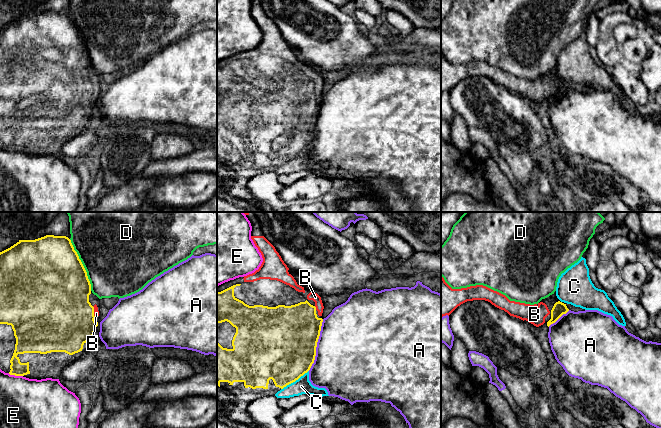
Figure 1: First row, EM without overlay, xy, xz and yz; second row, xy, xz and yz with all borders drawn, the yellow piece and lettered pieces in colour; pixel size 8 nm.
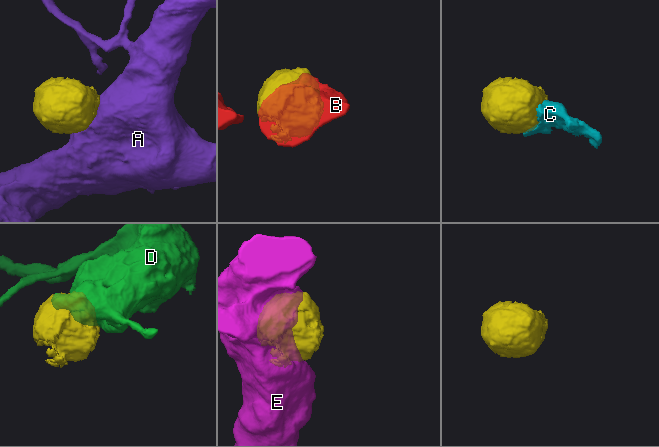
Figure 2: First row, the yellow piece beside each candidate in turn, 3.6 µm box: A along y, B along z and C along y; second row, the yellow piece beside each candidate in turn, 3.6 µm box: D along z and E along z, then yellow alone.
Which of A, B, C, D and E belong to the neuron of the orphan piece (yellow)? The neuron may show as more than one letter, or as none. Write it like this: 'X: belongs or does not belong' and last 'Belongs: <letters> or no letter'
A: does not belong
B: belongs
C: does not belong
D: does not belong
E: does not belong
Belongs: B

